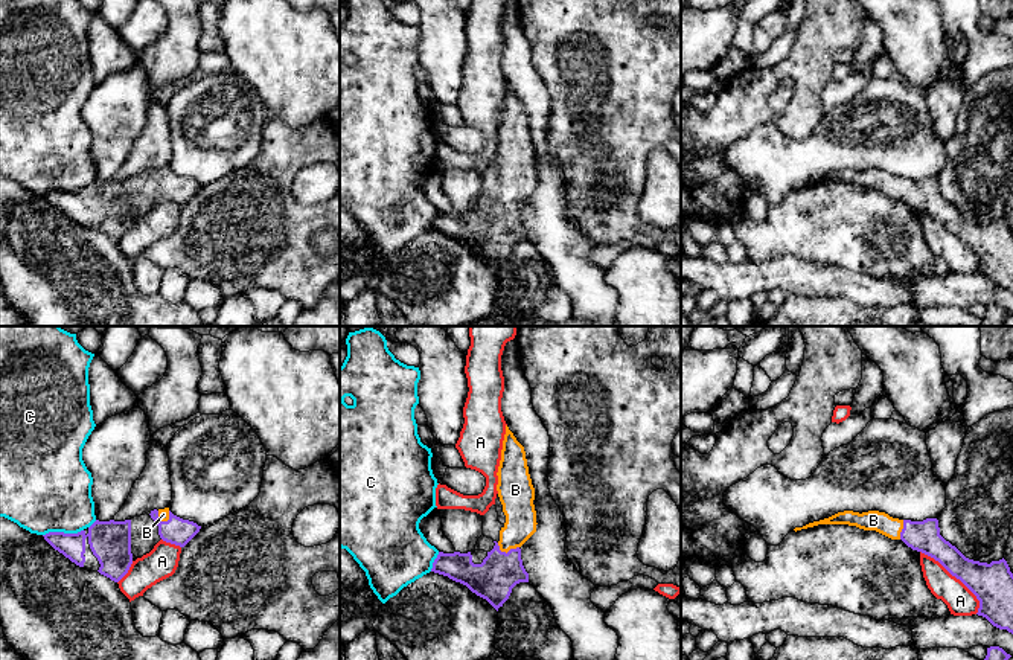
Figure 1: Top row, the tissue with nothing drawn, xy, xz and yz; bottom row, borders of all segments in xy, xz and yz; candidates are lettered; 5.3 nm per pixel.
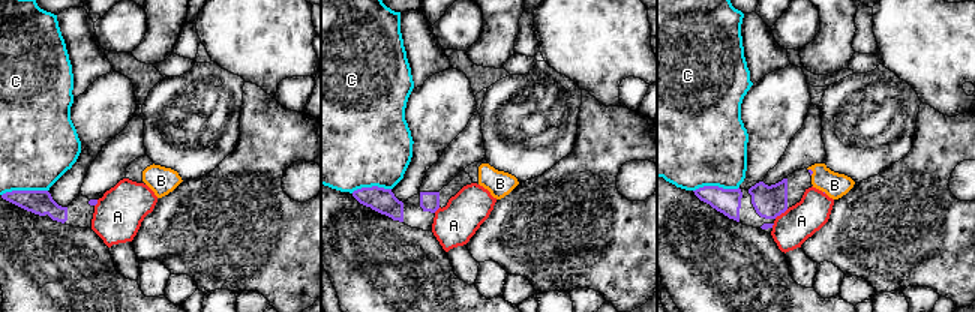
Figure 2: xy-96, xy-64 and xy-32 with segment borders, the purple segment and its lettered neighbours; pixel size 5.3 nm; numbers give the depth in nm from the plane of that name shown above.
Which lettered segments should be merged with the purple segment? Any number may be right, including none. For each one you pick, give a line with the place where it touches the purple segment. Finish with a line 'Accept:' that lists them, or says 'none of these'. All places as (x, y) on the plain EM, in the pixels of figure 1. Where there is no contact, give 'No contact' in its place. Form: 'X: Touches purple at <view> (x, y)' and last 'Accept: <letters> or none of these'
B: Touches purple at xz (504, 211)
Accept: B

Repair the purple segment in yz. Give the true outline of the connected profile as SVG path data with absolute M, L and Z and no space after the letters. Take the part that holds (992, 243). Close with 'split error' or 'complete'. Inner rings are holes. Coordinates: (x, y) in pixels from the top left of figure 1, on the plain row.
M838 171L829 177L809 181L794 189L818 183L848 183L864 189L876 189L891 198L902 198L912 209L938 219L952 235L960 238L979 259L978 274L993 285L1013 293L1013 232L1007 219L979 221L966 216L940 194L938 178L899 178L885 171Z | split error

